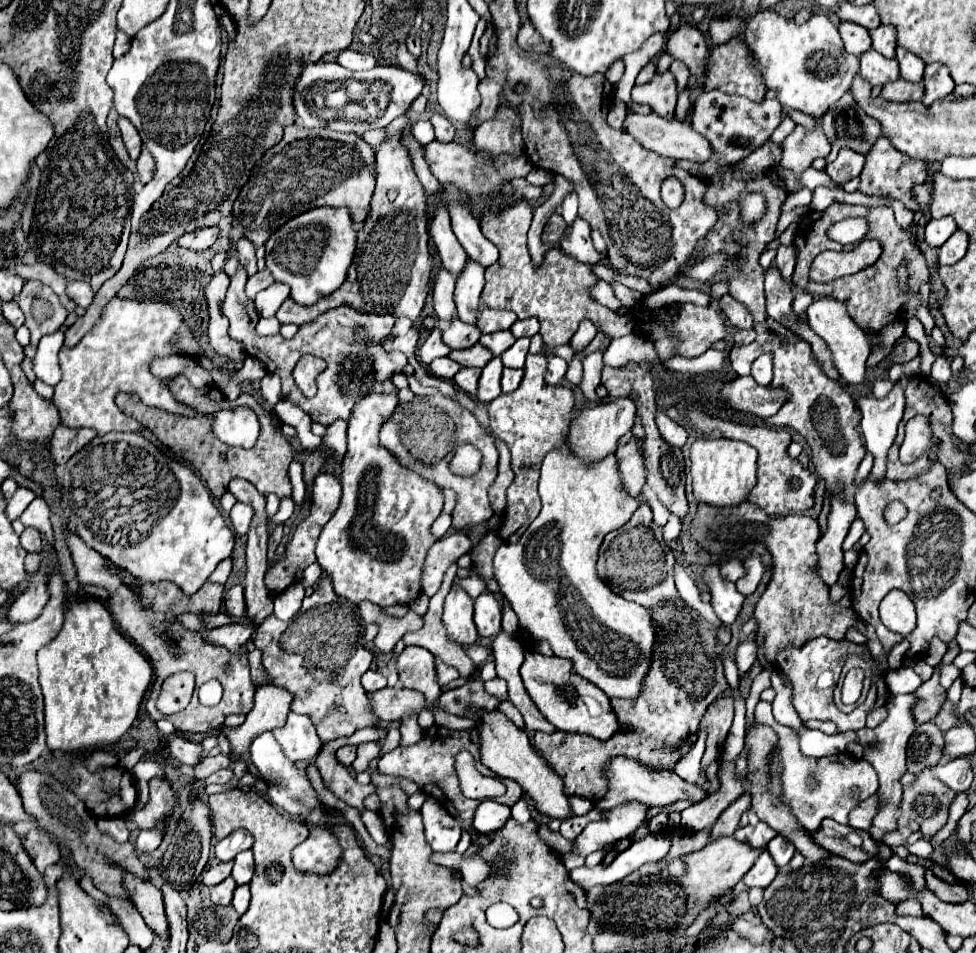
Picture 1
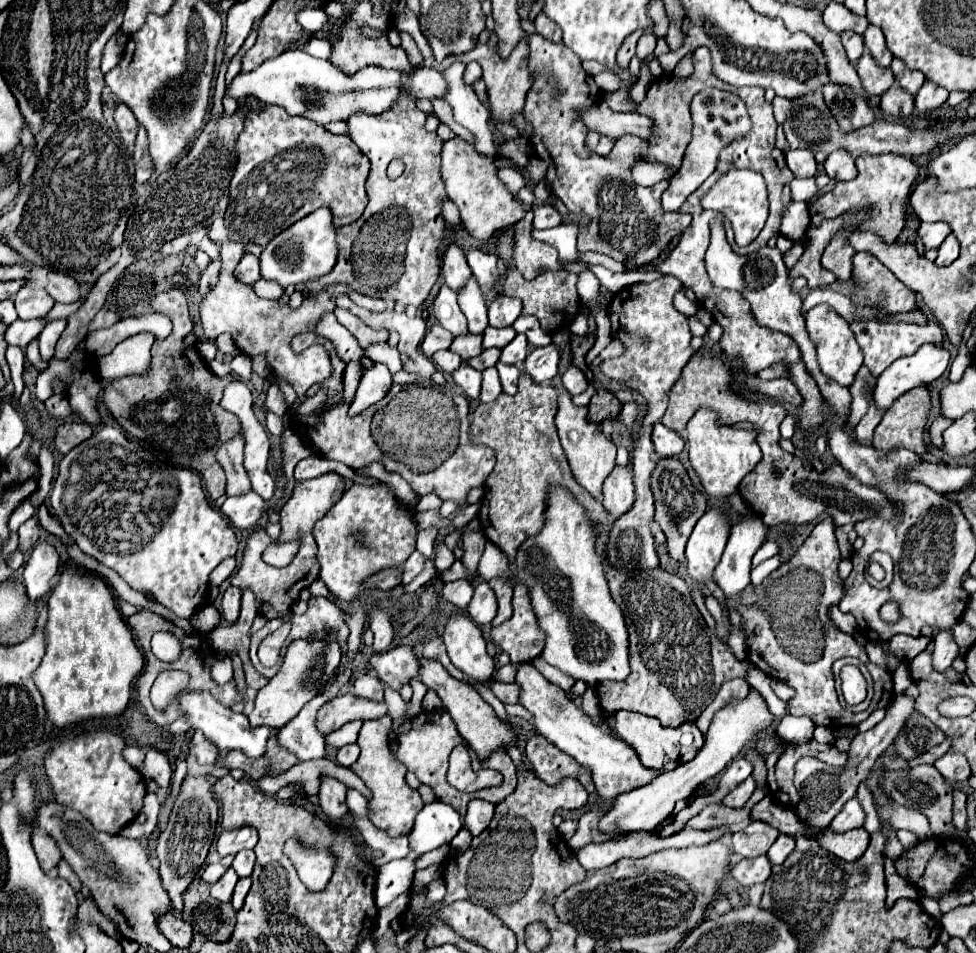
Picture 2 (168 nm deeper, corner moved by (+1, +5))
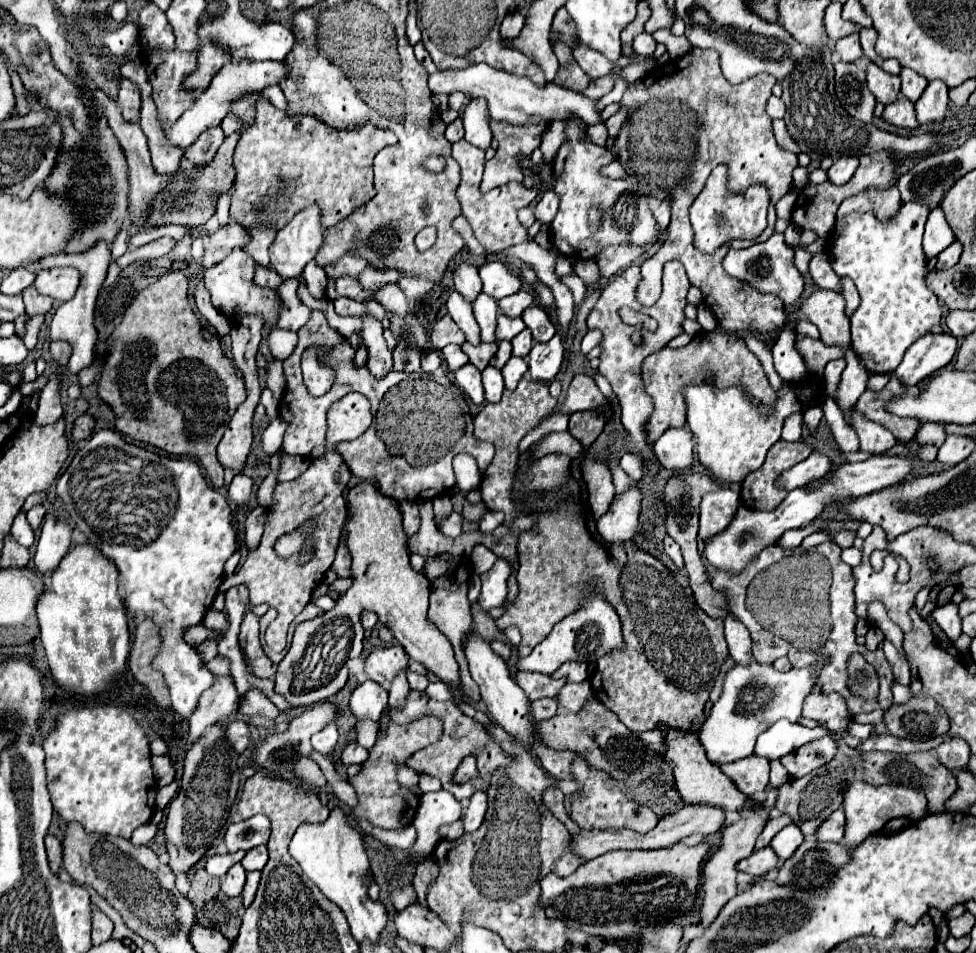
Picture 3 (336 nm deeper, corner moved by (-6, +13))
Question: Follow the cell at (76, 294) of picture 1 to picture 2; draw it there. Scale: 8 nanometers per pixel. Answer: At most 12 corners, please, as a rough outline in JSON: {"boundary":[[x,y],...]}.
{"boundary":[[49,272],[45,290],[55,302],[79,298],[79,284],[61,272]]}

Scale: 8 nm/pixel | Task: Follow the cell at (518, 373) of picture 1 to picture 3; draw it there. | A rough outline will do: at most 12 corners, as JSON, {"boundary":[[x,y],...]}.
{"boundary":[[512,356],[502,368],[508,390],[516,390],[528,370],[524,358]]}

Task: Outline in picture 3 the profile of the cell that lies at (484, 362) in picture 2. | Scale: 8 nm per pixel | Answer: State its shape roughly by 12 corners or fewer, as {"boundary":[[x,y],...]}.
{"boundary":[[498,342],[492,366],[502,368],[510,358],[510,342]]}

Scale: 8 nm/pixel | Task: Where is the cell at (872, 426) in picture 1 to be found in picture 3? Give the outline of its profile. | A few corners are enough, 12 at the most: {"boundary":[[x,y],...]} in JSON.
{"boundary":[[926,334],[904,354],[894,376],[916,386],[956,354],[950,334]]}

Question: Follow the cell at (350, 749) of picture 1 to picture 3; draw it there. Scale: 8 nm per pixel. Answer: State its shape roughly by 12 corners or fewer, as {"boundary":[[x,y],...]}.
{"boundary":[[346,744],[342,760],[346,766],[362,764],[368,750],[356,744]]}

